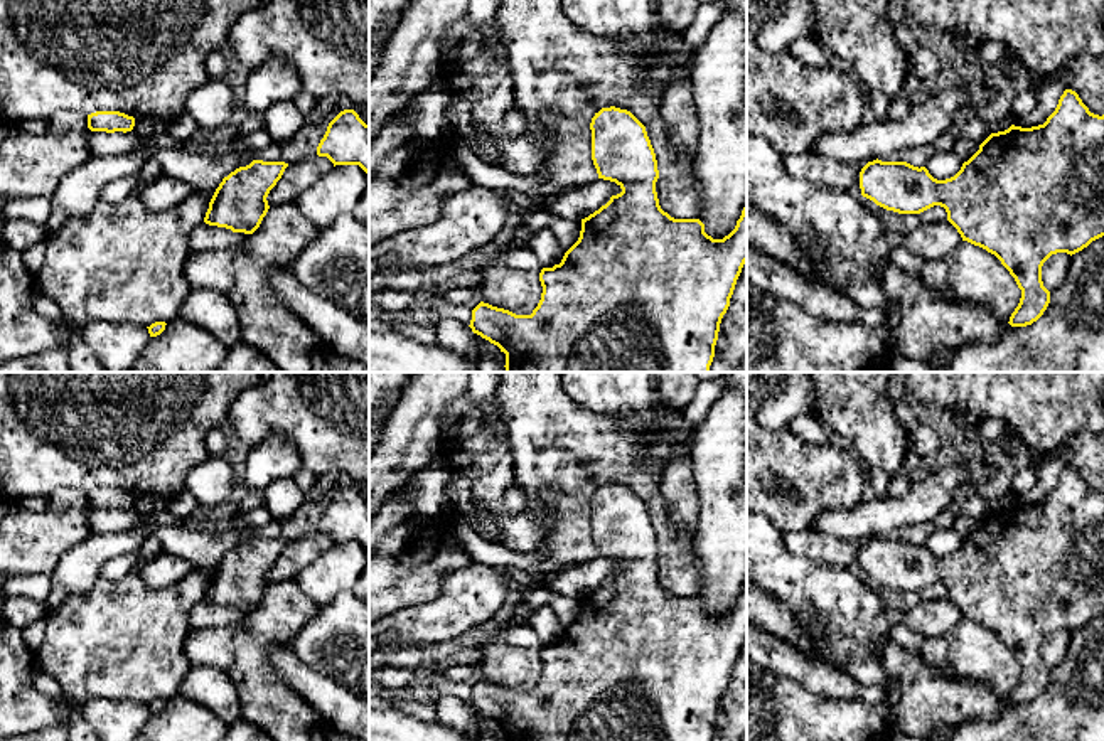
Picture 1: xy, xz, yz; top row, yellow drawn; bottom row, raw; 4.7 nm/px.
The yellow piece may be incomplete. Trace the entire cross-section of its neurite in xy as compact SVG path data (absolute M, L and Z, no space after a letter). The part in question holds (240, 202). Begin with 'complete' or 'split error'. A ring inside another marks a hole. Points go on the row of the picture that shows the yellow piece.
complete; M253 160L222 179L216 189L204 222L233 232L253 234L266 216L268 194L288 163Z

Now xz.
complete; M615 106L602 108L590 123L592 130L592 160L598 179L615 182L622 192L612 195L598 211L581 219L578 241L565 253L560 264L543 268L539 281L543 286L541 300L531 315L516 315L509 310L480 301L472 310L470 328L474 333L497 345L506 354L506 372L710 372L715 357L720 323L730 307L737 280L747 263L747 205L737 221L735 229L723 239L713 239L705 232L699 219L674 219L659 205L656 182L659 179L657 160L646 126L627 109Z

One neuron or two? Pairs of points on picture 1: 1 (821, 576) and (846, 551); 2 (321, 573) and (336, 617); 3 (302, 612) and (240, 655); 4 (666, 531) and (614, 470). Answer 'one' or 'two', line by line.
1: two
2: two
3: one
4: one

